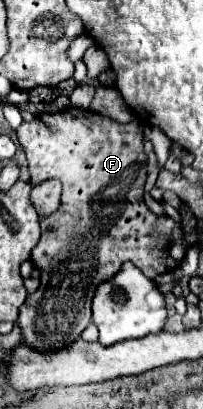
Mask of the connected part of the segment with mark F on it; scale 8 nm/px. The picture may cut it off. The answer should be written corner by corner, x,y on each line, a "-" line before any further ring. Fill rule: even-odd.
68,107
58,115
38,115
34,121
22,123
16,133
28,159
30,181
38,183
44,179
58,179
62,183
62,205
54,215
40,219
42,237
30,257
36,269
40,269
42,283
22,305
18,325
22,329
22,343
34,347
34,351
60,351
66,343
74,343
74,339
78,339
88,327
92,319
90,303
98,283
114,277
126,261
134,261
134,265
152,279
154,275
176,267
186,255
186,245
182,243
182,229
170,217
154,215
144,203
148,165
142,145
142,127
136,119
122,125
110,117
-
172,233
176,237
174,261
170,263
168,247

